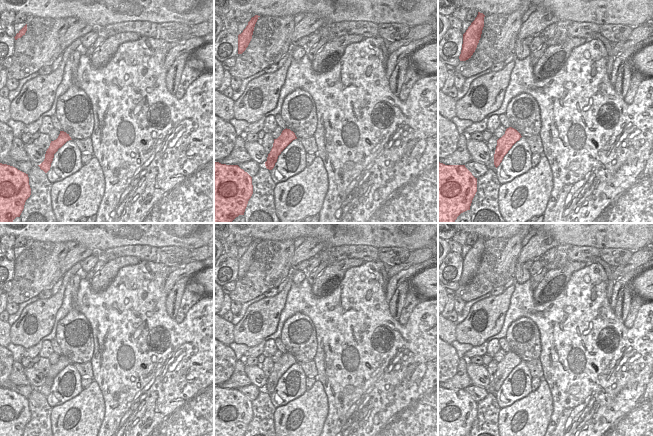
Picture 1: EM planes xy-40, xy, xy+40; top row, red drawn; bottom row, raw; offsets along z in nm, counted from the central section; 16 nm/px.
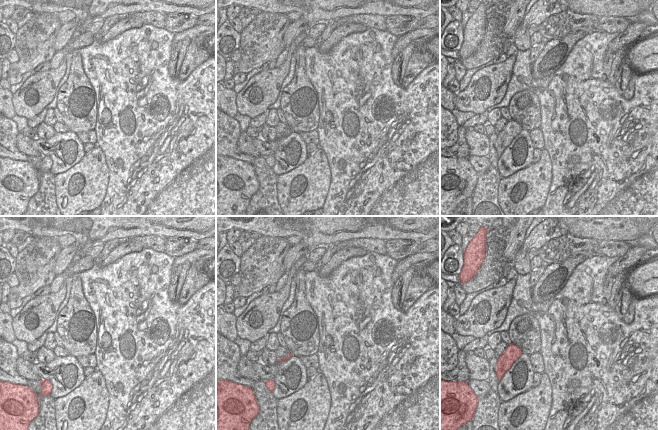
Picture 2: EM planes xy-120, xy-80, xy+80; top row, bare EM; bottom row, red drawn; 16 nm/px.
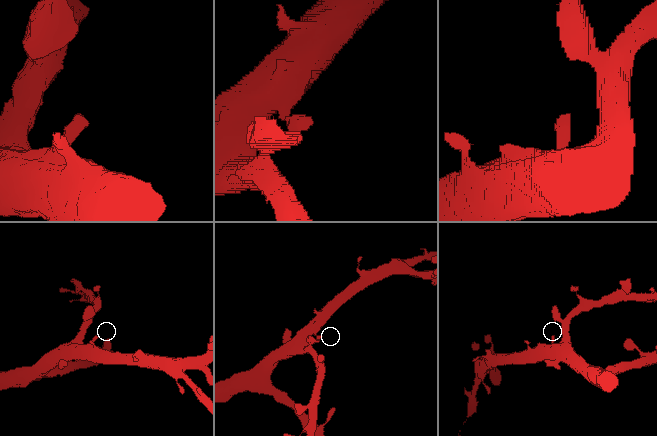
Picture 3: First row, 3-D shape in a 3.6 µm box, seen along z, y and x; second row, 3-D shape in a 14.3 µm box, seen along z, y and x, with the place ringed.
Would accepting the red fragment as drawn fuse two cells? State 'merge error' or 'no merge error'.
no merge error

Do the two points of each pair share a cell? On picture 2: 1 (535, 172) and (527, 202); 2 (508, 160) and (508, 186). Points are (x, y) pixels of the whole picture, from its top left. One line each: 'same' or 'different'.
1: same
2: different

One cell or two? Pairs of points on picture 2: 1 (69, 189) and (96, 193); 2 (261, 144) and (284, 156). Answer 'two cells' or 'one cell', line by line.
1: one cell
2: one cell

